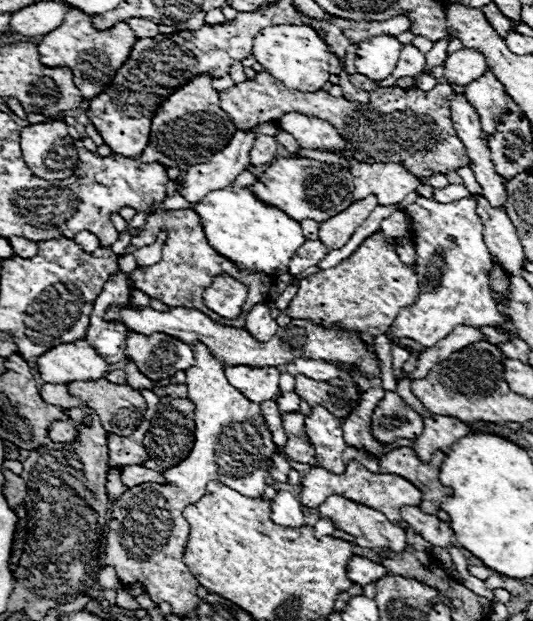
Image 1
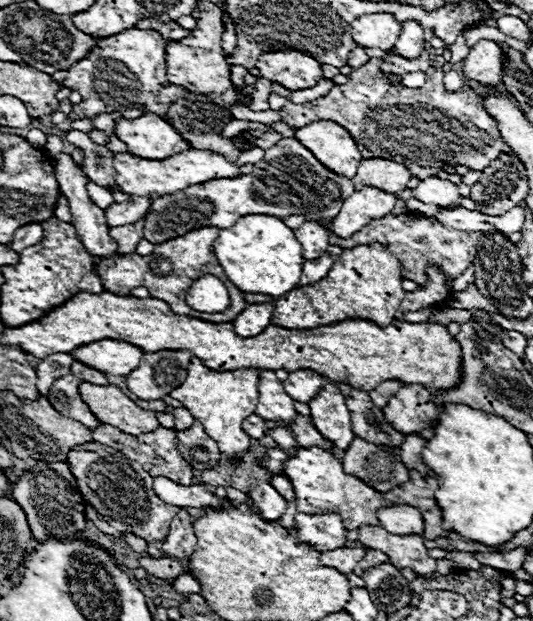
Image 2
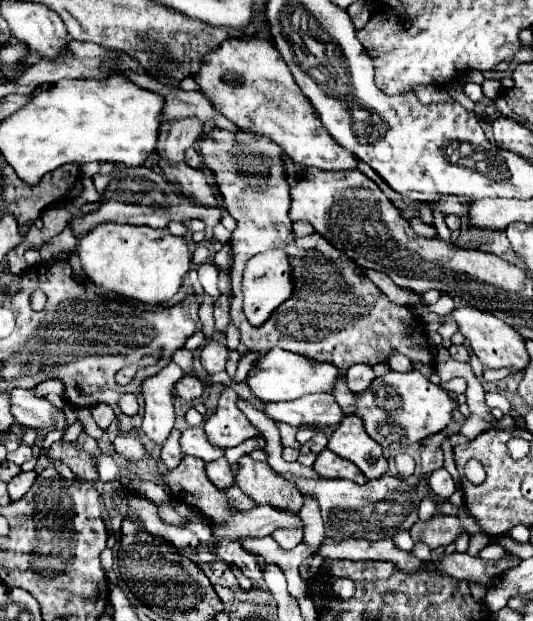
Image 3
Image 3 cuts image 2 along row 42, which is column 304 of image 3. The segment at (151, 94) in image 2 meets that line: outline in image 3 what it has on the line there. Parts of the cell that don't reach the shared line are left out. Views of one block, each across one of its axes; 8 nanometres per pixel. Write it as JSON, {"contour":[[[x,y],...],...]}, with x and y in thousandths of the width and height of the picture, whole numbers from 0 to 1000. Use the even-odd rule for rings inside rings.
{"contour":[[[428,61],[386,93],[375,119],[364,126],[405,177],[447,206],[465,206],[514,225],[559,267],[593,267],[600,274],[660,274],[672,254],[645,242],[600,196],[585,164],[555,138],[537,100],[507,64],[495,61]]]}

